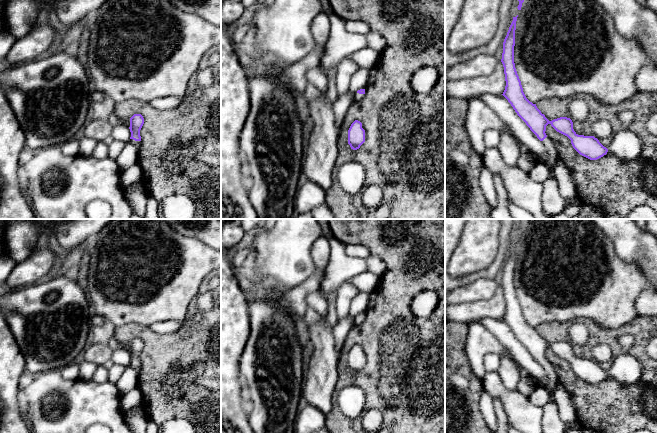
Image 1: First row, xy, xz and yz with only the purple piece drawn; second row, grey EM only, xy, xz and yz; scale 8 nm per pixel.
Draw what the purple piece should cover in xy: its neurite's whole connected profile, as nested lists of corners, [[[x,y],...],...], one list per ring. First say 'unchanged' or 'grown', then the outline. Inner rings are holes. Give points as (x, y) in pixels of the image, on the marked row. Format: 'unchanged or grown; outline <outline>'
grown; outline [[[134,114],[130,118],[130,127],[129,127],[131,132],[130,140],[137,147],[138,152],[141,148],[140,130],[143,124],[144,124],[144,118],[141,114]]]

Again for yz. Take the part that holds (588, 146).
grown; outline [[[517,17],[509,27],[503,42],[503,53],[501,62],[504,67],[506,86],[503,96],[511,104],[517,115],[526,123],[530,130],[545,146],[549,163],[549,177],[543,183],[542,207],[546,216],[562,213],[566,206],[560,193],[552,162],[558,158],[557,150],[552,140],[546,135],[546,126],[550,124],[557,132],[567,136],[571,140],[573,148],[582,156],[597,160],[607,154],[608,149],[604,147],[594,136],[578,135],[573,129],[570,118],[560,117],[549,121],[537,108],[536,104],[530,102],[521,85],[514,63],[515,30]]]

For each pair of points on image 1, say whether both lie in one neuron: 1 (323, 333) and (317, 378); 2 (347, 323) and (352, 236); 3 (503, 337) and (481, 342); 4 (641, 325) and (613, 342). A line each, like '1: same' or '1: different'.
1: same
2: different
3: different
4: same

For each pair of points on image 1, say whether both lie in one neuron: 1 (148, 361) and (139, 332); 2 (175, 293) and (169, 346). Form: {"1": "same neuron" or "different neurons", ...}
{"1": "same neuron", "2": "different neurons"}

